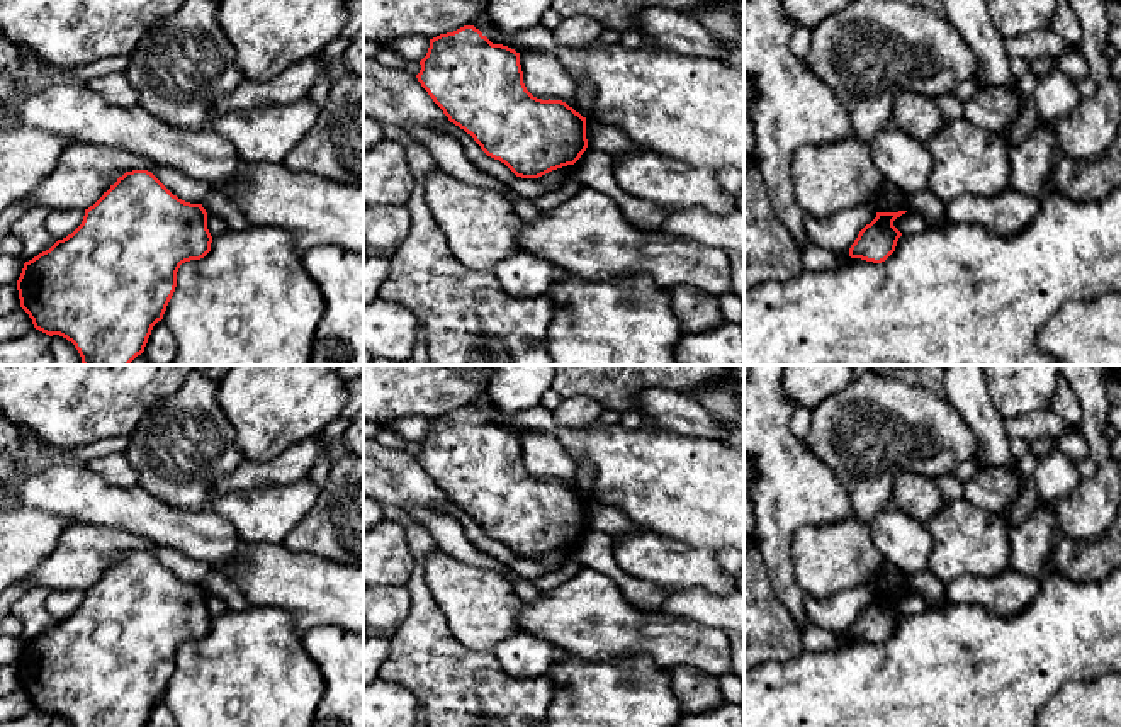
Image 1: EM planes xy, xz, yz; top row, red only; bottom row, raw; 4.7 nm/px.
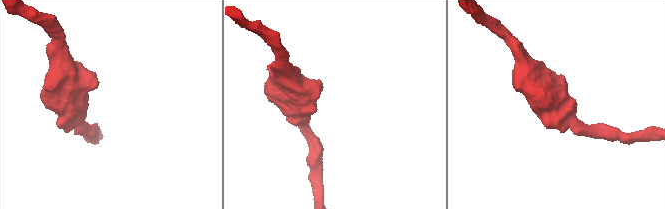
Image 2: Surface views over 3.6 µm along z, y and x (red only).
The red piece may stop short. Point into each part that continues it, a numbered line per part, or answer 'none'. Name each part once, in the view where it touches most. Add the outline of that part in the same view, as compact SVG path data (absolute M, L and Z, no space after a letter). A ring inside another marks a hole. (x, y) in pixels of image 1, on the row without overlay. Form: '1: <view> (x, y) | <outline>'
none

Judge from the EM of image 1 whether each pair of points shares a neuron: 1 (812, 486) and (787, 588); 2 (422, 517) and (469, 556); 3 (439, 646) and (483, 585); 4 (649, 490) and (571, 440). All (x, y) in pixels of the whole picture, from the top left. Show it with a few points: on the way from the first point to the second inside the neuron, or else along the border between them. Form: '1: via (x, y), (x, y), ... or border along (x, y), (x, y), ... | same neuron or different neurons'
1: via (787, 512), (780, 518), (780, 563) | same neuron
2: via (433, 522), (457, 544) | same neuron
3: border along (432, 595), (450, 634), (469, 648), (484, 653) | different neurons
4: via (630, 471), (608, 449), (590, 444) | same neuron

